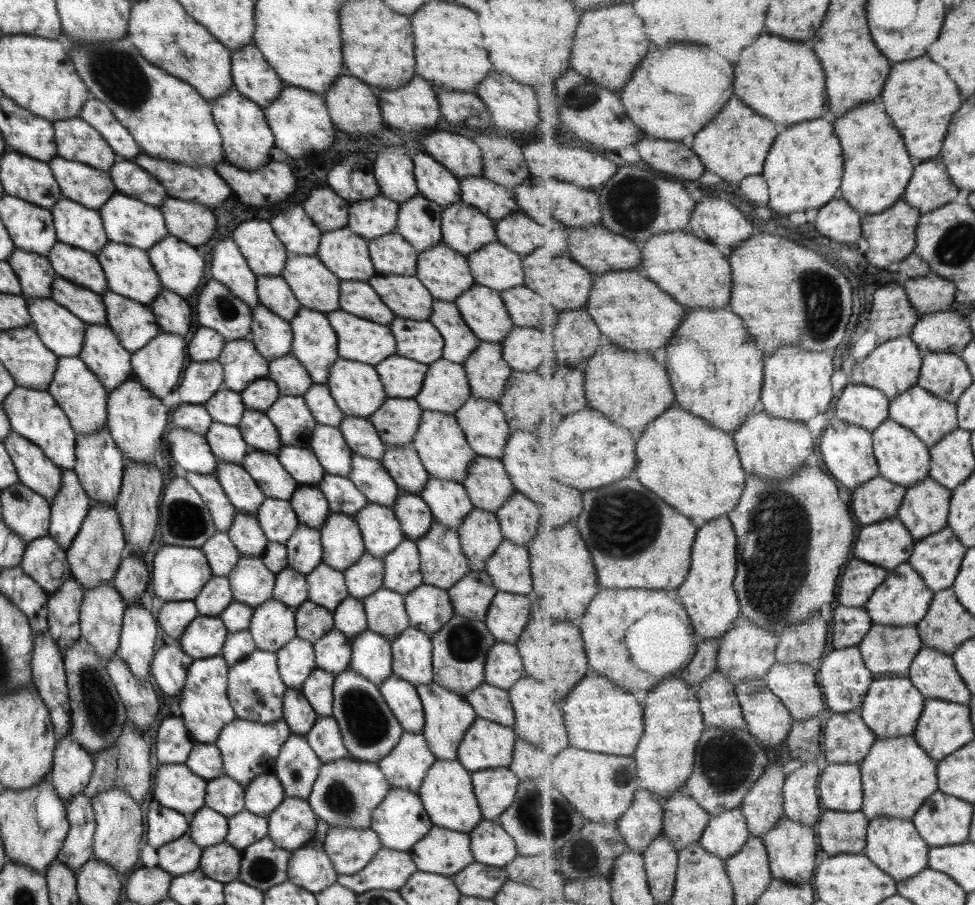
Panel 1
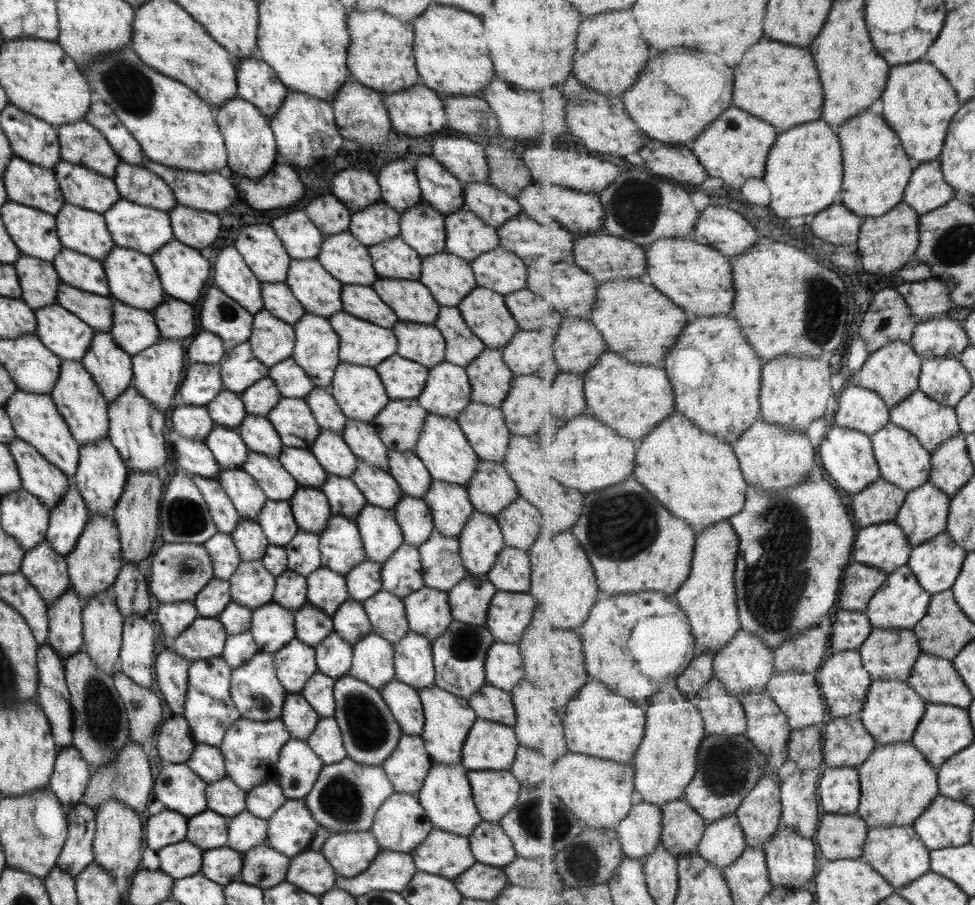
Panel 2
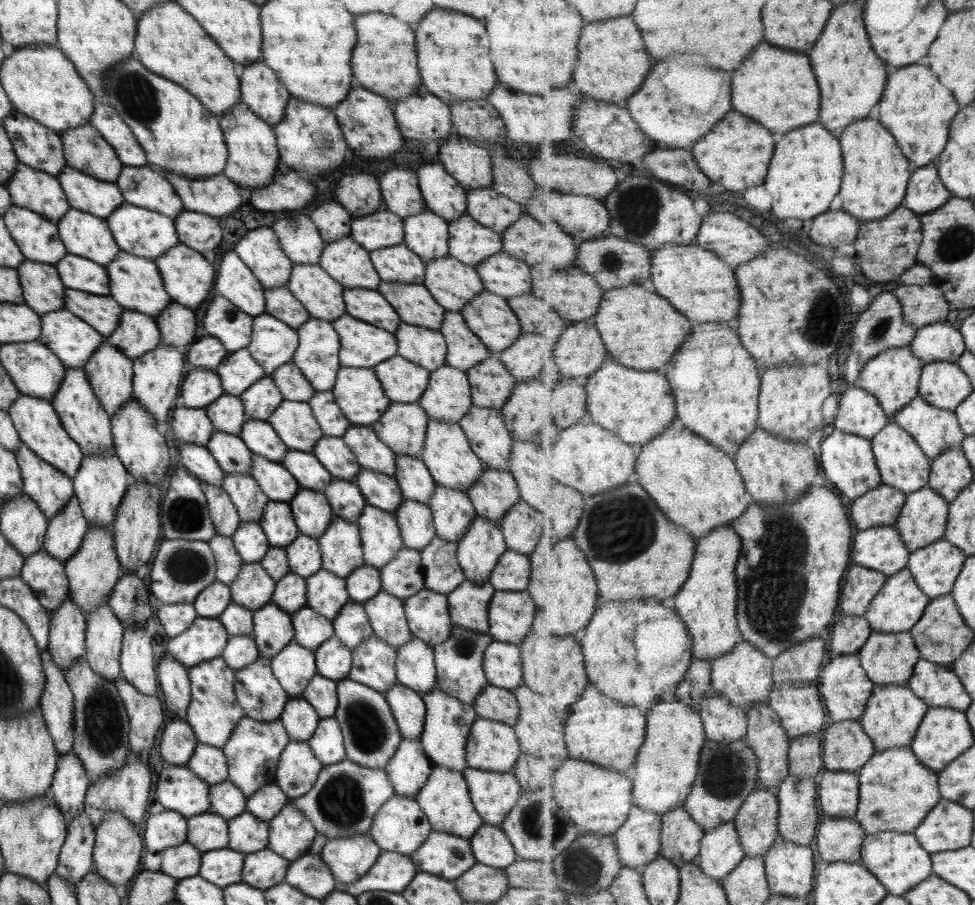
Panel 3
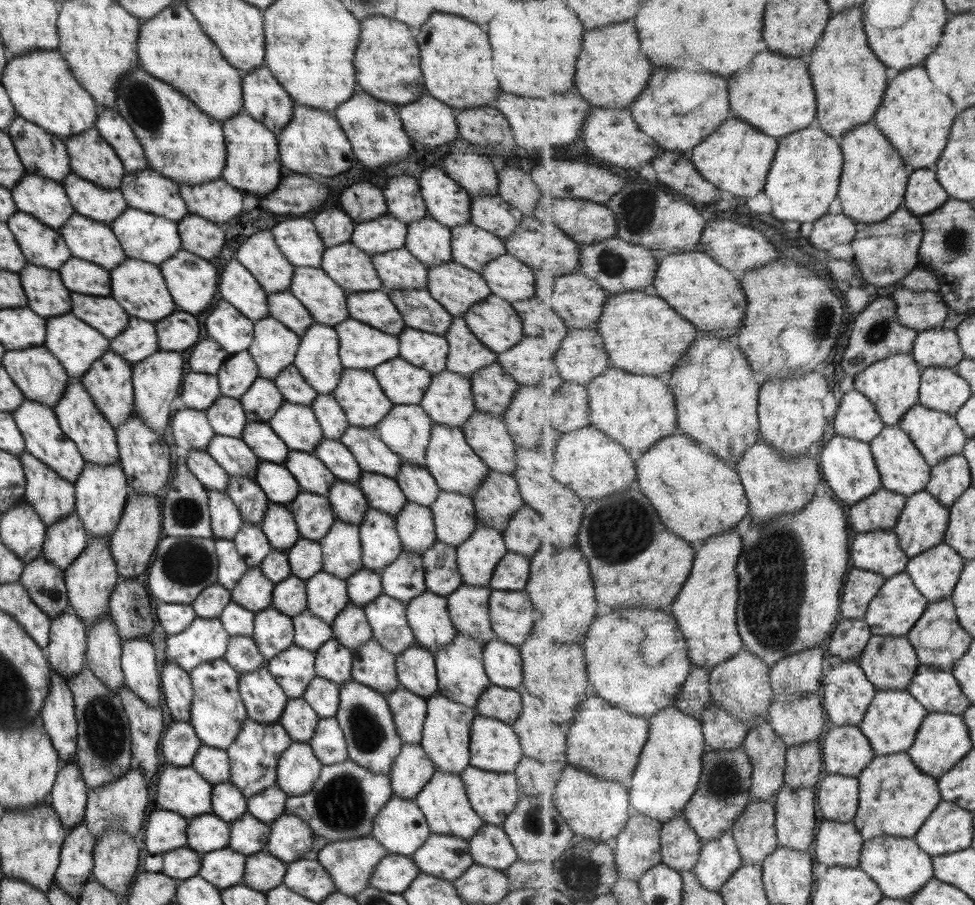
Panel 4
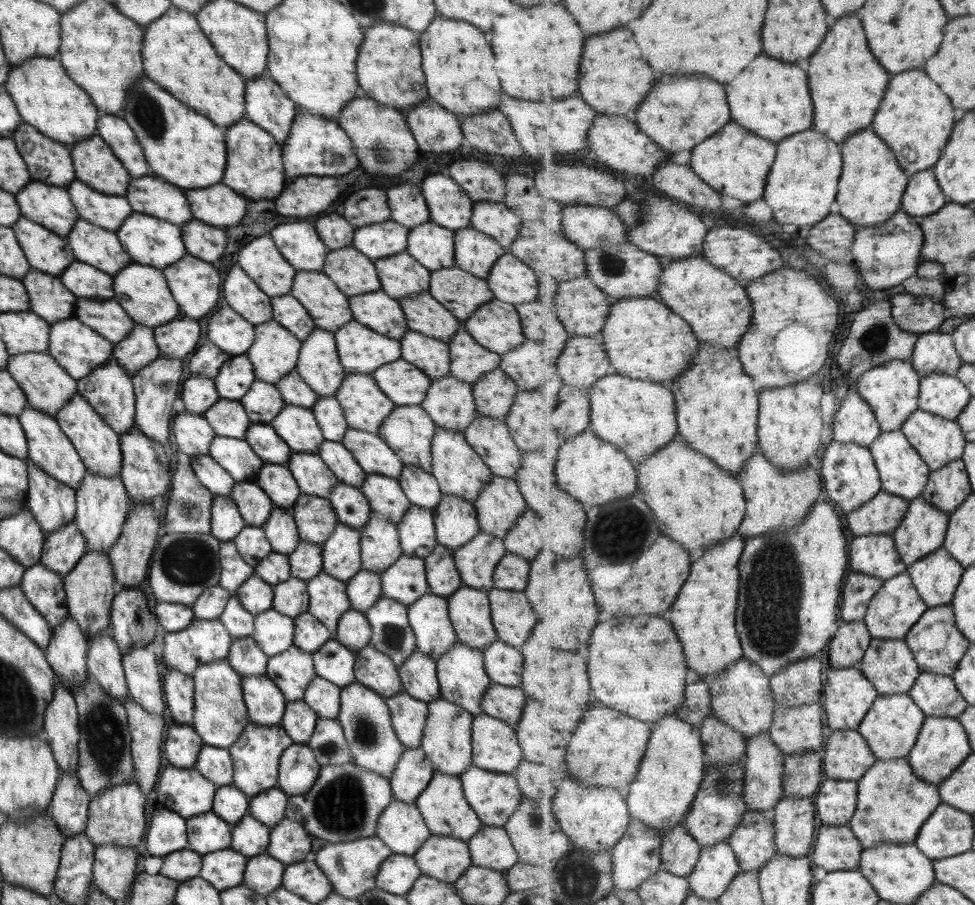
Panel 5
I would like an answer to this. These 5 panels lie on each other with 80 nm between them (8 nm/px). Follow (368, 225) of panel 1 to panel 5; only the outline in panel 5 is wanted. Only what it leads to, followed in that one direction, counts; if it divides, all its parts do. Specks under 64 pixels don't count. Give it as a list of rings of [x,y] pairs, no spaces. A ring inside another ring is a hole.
[[[391,220],[357,227],[352,247],[371,261],[387,258],[406,250],[407,233],[407,228]]]

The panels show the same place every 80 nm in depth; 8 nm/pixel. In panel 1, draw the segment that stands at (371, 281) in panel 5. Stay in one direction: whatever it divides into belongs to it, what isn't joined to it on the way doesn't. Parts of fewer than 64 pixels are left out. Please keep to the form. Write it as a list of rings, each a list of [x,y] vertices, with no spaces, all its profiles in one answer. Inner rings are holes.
[[[345,226],[323,232],[314,255],[340,281],[368,281],[375,272],[366,244]]]

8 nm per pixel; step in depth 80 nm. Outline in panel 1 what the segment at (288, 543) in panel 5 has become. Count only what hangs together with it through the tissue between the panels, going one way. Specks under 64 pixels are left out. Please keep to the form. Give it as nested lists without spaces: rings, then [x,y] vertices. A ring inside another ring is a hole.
[[[267,498],[254,516],[268,542],[285,544],[299,523],[288,501]]]

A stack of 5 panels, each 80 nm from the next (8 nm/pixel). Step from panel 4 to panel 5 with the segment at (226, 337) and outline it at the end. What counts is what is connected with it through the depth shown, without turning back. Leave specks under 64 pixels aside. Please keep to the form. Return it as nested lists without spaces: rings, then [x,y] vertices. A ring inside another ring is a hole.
[[[229,307],[219,308],[207,323],[207,338],[229,357],[245,354],[254,340],[254,327]]]

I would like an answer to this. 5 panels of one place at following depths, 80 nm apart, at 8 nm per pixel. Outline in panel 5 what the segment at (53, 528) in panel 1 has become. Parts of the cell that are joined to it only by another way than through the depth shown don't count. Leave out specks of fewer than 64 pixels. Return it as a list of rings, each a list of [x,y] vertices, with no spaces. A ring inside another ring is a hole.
[[[75,521],[44,535],[39,563],[53,570],[57,577],[65,577],[86,553],[83,536]]]

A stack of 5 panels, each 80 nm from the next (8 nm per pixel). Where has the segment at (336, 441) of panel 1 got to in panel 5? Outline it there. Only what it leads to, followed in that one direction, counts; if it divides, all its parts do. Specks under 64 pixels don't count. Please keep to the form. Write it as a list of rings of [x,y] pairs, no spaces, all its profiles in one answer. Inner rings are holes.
[[[324,441],[319,446],[317,455],[338,481],[347,486],[360,488],[367,474],[340,443]]]

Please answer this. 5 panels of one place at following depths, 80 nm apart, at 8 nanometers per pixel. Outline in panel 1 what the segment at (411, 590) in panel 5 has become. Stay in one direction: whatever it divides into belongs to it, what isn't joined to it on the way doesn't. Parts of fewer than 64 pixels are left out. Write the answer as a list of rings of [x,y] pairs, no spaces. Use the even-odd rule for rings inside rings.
[[[403,539],[382,558],[383,586],[397,594],[406,595],[422,585],[418,550],[414,541]]]

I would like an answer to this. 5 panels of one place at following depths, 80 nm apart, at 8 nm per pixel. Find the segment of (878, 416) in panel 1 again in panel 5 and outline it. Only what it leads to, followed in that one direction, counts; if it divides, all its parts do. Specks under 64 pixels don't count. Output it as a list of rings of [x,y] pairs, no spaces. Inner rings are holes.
[[[847,389],[841,396],[841,406],[835,413],[831,428],[834,441],[870,447],[882,434],[876,411],[857,389]]]

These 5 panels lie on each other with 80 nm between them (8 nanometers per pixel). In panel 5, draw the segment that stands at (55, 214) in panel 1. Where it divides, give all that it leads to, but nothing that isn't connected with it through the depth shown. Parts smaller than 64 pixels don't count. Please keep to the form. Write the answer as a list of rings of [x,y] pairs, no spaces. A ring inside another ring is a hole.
[[[78,219],[65,239],[75,261],[84,262],[111,277],[131,263],[115,233],[84,220]]]

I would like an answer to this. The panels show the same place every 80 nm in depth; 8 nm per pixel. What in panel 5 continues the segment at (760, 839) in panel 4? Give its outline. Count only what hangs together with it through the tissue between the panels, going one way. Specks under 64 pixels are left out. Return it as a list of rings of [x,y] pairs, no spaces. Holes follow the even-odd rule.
[[[749,810],[728,840],[740,859],[741,871],[760,870],[778,854],[772,813]]]

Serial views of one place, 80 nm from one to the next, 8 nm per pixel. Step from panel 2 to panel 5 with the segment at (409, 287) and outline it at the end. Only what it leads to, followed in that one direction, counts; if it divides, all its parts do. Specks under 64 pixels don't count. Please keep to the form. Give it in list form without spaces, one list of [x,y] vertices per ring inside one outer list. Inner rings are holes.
[[[428,294],[409,296],[397,301],[409,331],[449,344],[457,333],[457,321],[440,303]]]

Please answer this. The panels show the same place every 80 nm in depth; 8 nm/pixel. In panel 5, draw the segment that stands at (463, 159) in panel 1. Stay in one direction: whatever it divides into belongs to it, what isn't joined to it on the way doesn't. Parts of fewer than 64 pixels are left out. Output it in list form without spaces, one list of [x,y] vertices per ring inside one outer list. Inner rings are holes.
[[[457,160],[445,173],[474,203],[503,201],[506,193],[503,178],[483,162]]]

